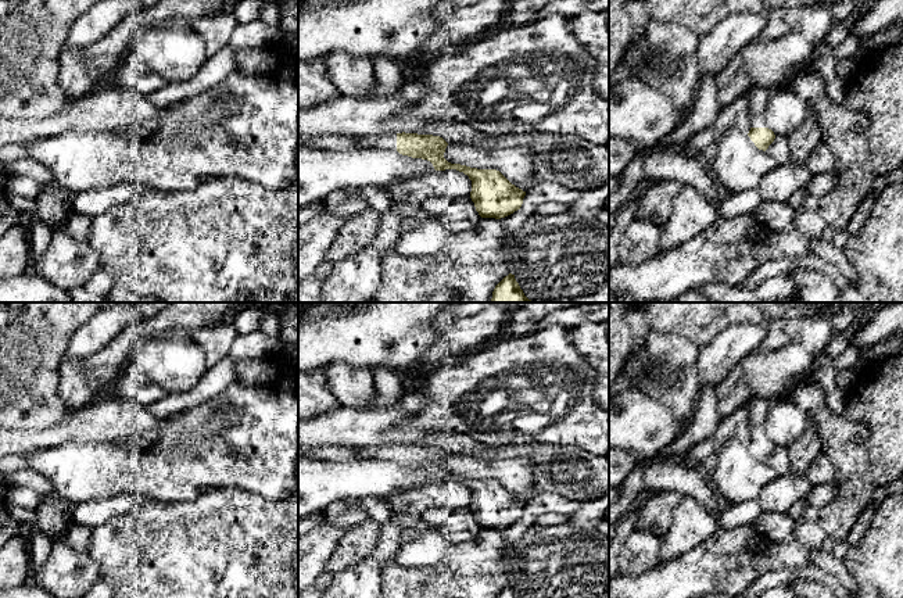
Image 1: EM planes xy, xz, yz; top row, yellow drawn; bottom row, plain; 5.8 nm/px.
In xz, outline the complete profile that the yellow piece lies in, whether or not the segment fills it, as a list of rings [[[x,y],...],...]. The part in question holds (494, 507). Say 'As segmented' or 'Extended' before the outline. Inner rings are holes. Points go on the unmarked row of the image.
Extended. [[[402,443],[352,448],[359,458],[397,461],[402,466],[430,472],[436,481],[463,483],[472,491],[470,509],[481,529],[501,530],[523,515],[526,502],[512,495],[499,481],[448,473],[444,469],[448,454],[440,447]]]

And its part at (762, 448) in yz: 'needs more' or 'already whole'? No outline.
needs more

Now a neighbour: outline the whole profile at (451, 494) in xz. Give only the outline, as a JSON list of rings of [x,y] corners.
[[[456,480],[433,481],[426,486],[399,491],[386,498],[394,515],[422,515],[426,509],[441,506],[448,509],[469,508],[472,491]]]

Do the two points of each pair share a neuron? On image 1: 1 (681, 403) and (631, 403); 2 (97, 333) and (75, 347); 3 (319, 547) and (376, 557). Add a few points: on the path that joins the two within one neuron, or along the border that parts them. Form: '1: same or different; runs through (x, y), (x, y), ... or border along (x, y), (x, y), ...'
1: different; border along (631, 387), (660, 401), (677, 419)
2: same; runs through (92, 337), (81, 346)
3: different; border along (382, 525), (375, 548), (364, 559), (340, 570)

